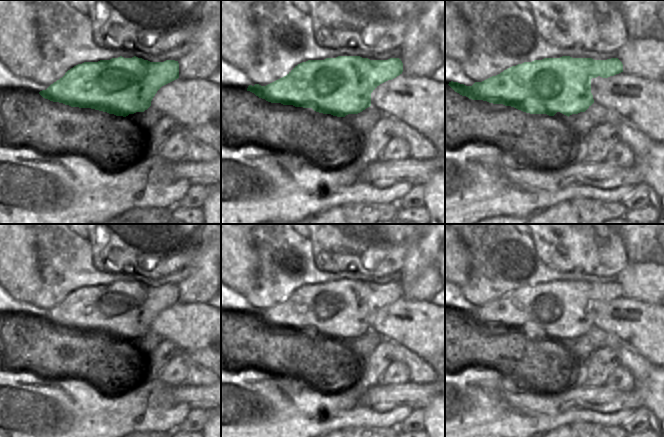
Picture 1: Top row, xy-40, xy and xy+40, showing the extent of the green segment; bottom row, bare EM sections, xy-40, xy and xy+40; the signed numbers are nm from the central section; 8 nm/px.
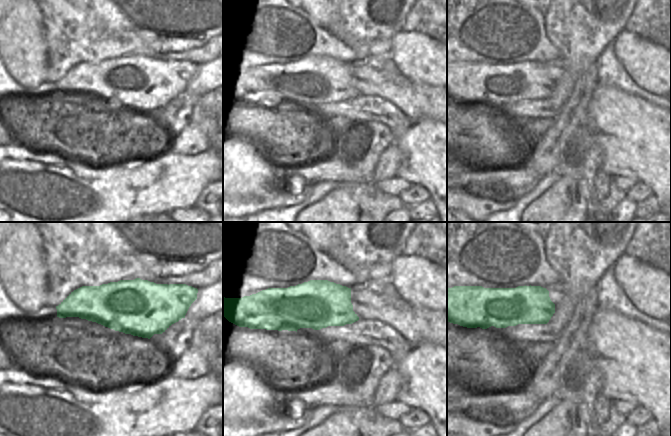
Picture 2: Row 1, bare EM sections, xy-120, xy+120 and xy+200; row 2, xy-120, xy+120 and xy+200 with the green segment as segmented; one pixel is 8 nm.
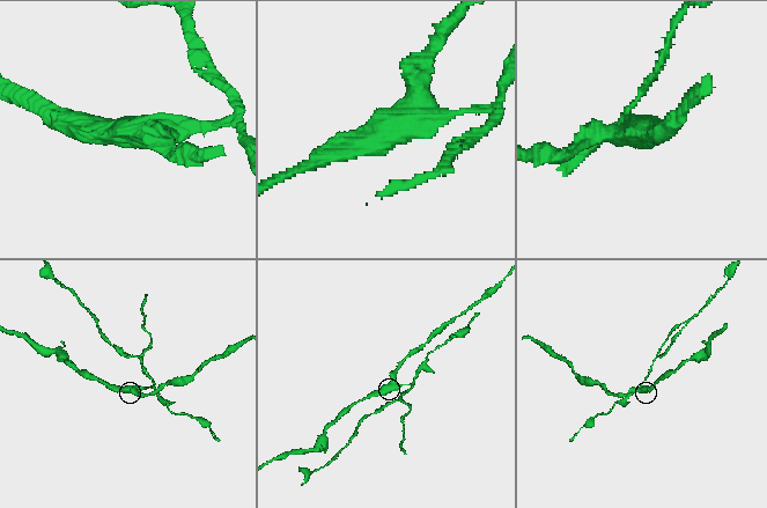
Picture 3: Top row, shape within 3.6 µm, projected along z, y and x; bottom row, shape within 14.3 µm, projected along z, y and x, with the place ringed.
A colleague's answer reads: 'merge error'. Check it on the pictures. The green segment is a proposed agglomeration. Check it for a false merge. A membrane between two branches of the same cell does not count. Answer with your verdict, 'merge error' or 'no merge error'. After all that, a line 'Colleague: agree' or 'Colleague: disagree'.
merge error
Colleague: agree

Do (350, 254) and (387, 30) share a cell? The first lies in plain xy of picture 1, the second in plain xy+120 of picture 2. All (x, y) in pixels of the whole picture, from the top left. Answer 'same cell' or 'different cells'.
different cells

